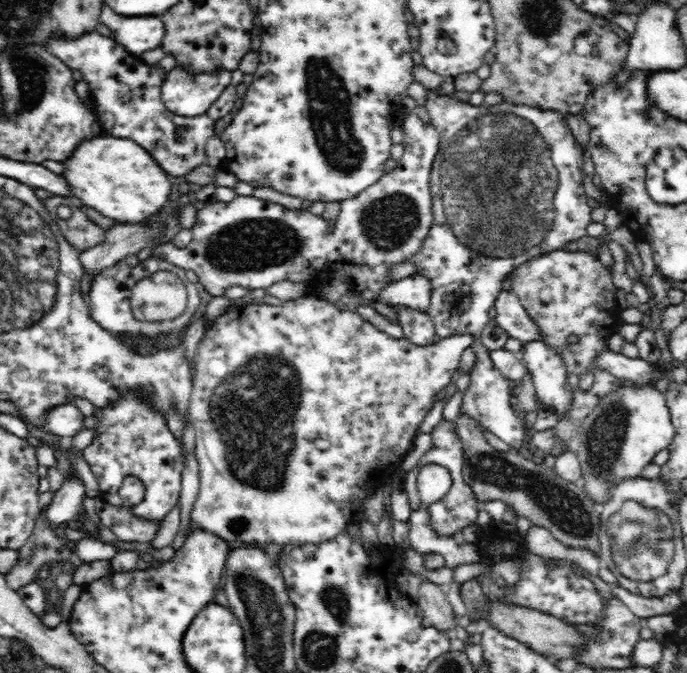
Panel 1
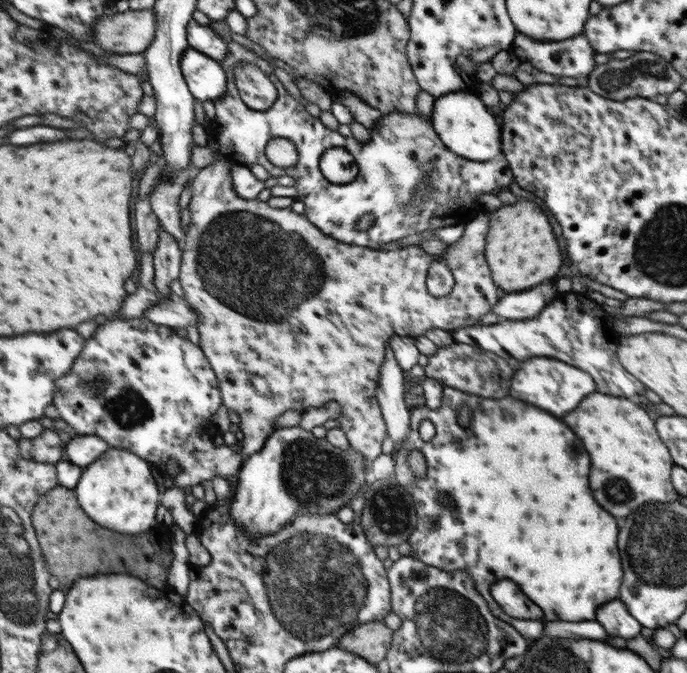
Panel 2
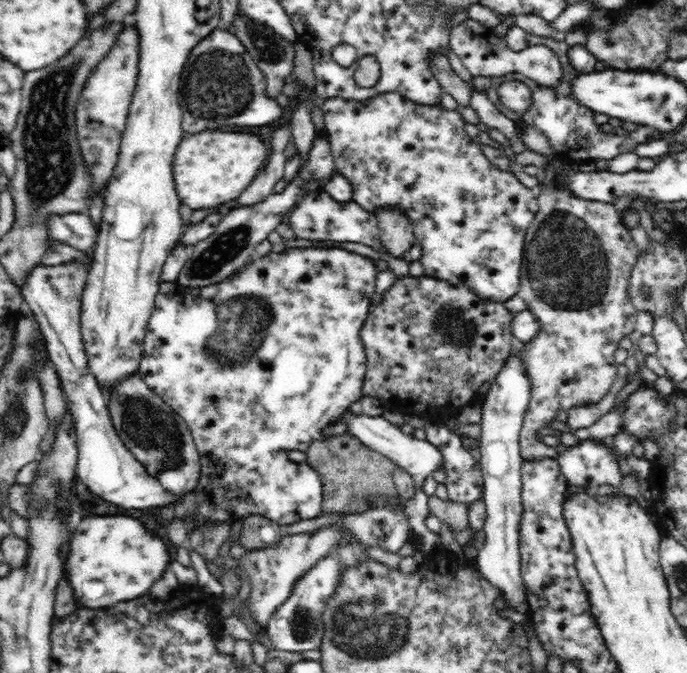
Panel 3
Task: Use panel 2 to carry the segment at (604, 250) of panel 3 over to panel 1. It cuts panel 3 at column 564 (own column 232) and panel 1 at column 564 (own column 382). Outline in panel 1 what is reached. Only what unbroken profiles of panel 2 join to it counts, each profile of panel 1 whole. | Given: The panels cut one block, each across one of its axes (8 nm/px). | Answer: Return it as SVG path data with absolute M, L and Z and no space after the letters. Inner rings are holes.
M564 250L553 251L545 253L536 258L532 258L524 264L520 264L518 268L515 268L511 274L512 286L511 290L520 299L523 307L529 314L530 318L536 323L536 326L540 328L542 333L542 342L549 348L552 348L558 355L562 355L562 361L568 369L568 381L572 386L572 404L570 404L570 410L564 414L564 418L558 420L558 424L553 428L542 430L542 432L536 432L531 438L532 447L543 450L546 453L562 454L562 452L556 447L554 443L554 436L559 436L565 440L571 449L575 448L578 441L579 426L582 420L590 414L590 411L602 400L607 394L612 391L622 388L624 382L619 378L616 378L612 373L606 372L602 368L595 366L595 358L605 348L609 348L608 341L616 333L620 332L621 324L623 323L620 317L620 307L616 302L616 286L612 281L612 269L608 268L600 262L597 256L594 254L588 254L584 251L576 252L564 252ZM570 336L578 336L578 342L568 344L568 338ZM587 370L592 370L594 373L594 384L590 390L581 390L579 387L580 376Z

